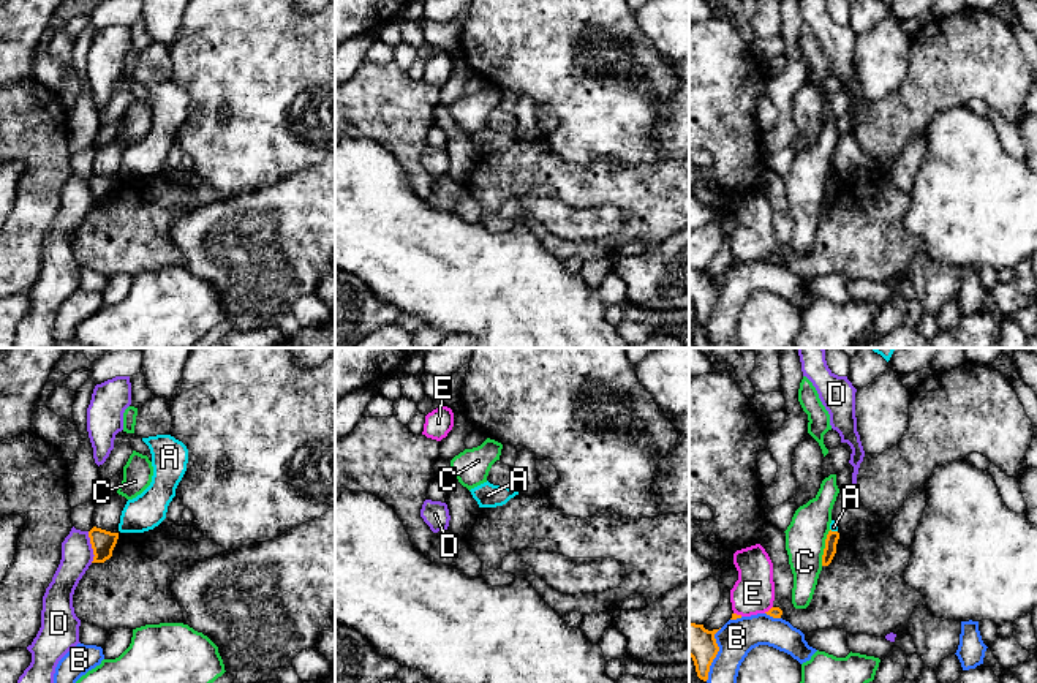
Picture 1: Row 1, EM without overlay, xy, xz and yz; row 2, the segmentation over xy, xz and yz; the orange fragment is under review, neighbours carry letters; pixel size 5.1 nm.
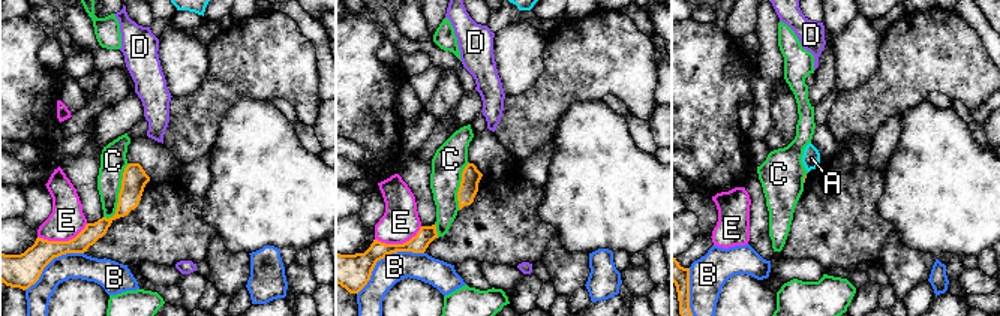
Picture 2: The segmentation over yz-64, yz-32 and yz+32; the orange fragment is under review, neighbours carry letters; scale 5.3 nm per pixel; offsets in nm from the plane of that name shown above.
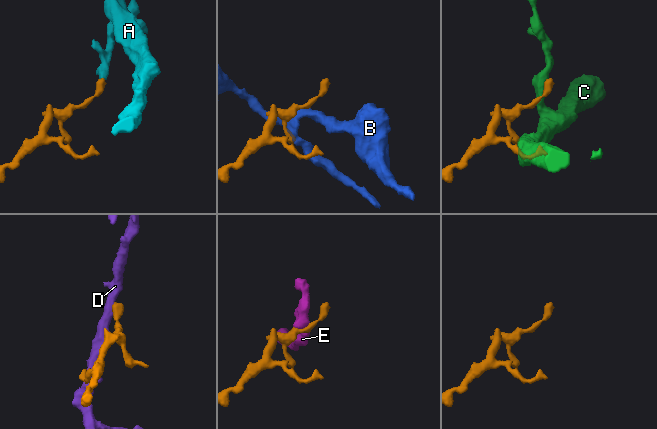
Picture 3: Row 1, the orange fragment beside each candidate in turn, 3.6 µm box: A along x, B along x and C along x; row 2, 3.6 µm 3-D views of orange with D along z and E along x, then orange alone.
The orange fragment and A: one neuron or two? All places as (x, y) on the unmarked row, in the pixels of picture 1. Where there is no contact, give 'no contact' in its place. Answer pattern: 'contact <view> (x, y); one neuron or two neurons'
contact yz (833, 177); two neurons

